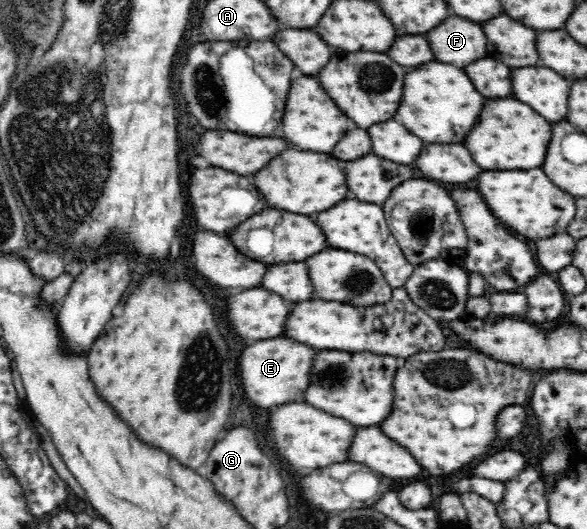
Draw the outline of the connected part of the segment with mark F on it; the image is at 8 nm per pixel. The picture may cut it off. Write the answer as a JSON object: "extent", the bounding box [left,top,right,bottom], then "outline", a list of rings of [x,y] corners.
{"extent":[426,16,486,68],"outline":[[[450,16],[446,22],[430,30],[426,40],[436,60],[460,68],[486,54],[486,36],[482,28],[460,16]]]}

